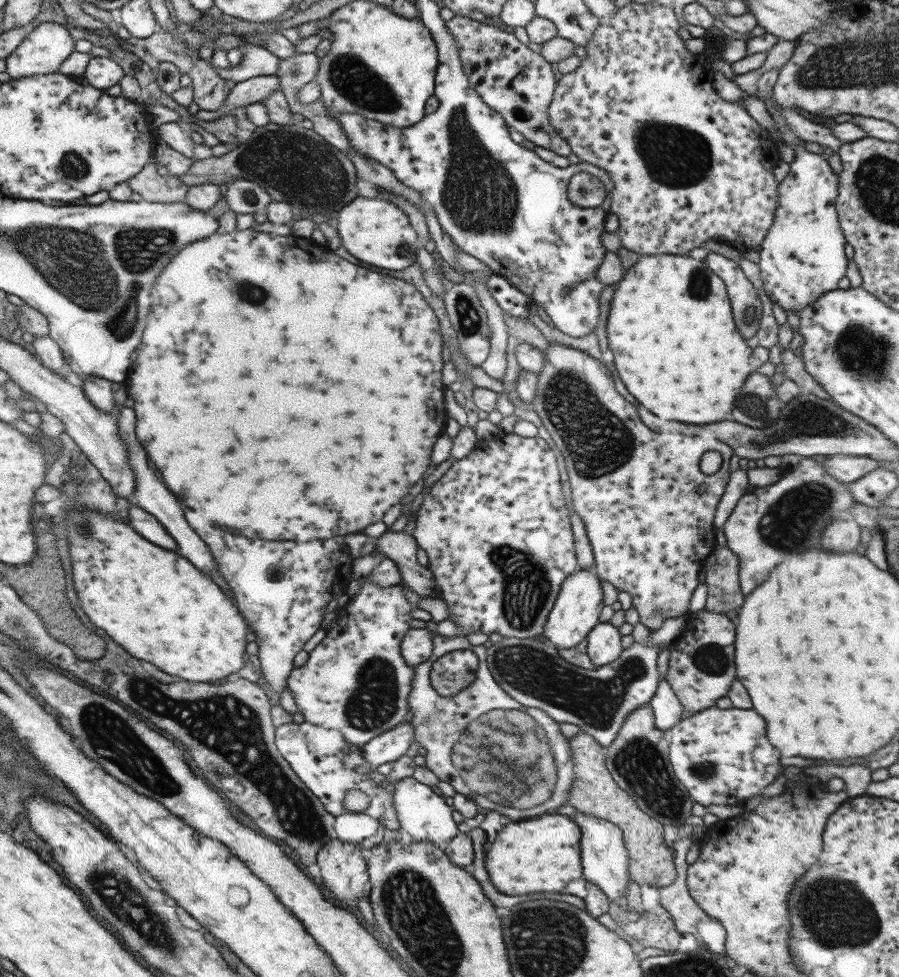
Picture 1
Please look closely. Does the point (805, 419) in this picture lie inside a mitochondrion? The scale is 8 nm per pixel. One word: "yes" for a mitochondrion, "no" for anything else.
yes

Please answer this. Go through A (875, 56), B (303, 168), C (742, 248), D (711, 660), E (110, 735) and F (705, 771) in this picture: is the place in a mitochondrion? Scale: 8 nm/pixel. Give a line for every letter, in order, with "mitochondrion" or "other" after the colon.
A: mitochondrion
B: mitochondrion
C: other
D: mitochondrion
E: mitochondrion
F: mitochondrion

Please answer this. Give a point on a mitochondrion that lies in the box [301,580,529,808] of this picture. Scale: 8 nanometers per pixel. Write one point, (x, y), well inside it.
(372, 702)

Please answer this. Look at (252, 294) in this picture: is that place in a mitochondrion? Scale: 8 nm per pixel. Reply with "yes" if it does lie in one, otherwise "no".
yes

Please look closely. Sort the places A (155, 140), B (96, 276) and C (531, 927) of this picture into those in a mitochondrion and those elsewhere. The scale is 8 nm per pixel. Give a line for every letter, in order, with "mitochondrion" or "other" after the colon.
A: other
B: mitochondrion
C: mitochondrion

